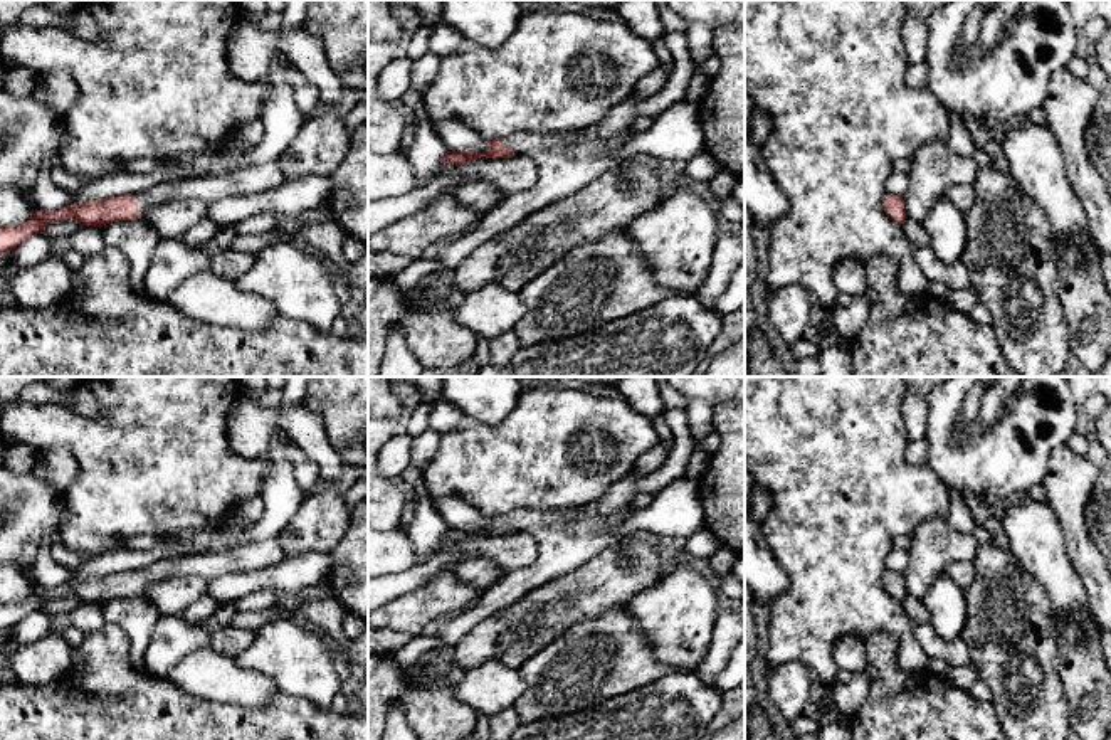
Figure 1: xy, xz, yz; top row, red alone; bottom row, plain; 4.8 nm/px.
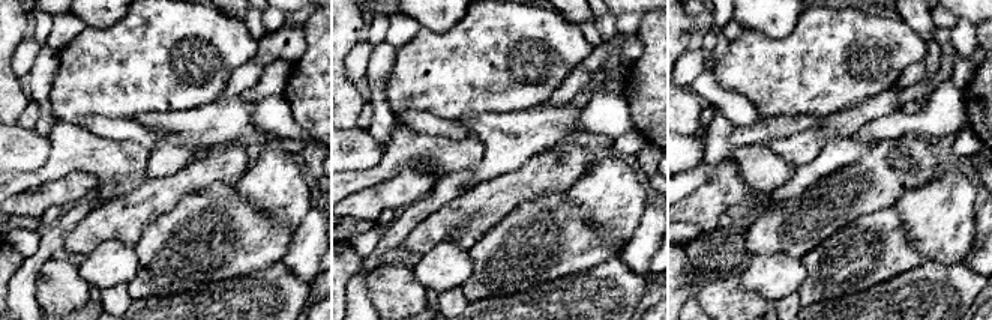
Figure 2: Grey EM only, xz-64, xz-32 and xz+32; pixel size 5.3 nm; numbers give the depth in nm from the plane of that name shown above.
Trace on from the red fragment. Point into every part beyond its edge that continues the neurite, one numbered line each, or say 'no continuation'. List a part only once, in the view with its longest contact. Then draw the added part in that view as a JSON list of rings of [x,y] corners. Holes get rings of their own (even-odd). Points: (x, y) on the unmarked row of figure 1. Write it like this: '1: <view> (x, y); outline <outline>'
1: xy (263, 554); outline [[[267,538],[210,553],[161,558],[134,574],[140,582],[140,594],[143,594],[151,582],[170,577],[202,577],[212,580],[229,574],[264,570],[277,565],[284,557],[286,552],[277,538]]]

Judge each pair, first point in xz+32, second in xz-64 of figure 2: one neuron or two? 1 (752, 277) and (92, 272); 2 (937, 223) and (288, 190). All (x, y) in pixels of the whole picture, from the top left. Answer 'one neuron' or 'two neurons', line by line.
1: one neuron
2: one neuron

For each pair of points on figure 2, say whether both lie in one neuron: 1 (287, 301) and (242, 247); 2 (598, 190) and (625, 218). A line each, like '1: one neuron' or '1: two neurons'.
1: two neurons
2: one neuron

